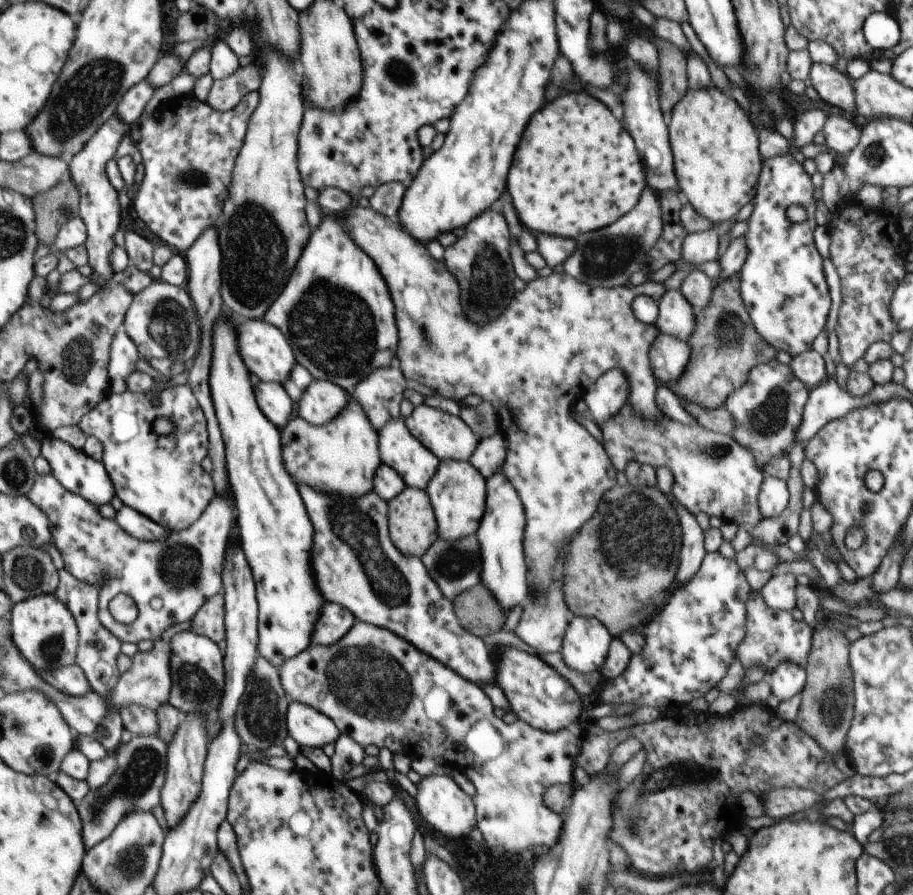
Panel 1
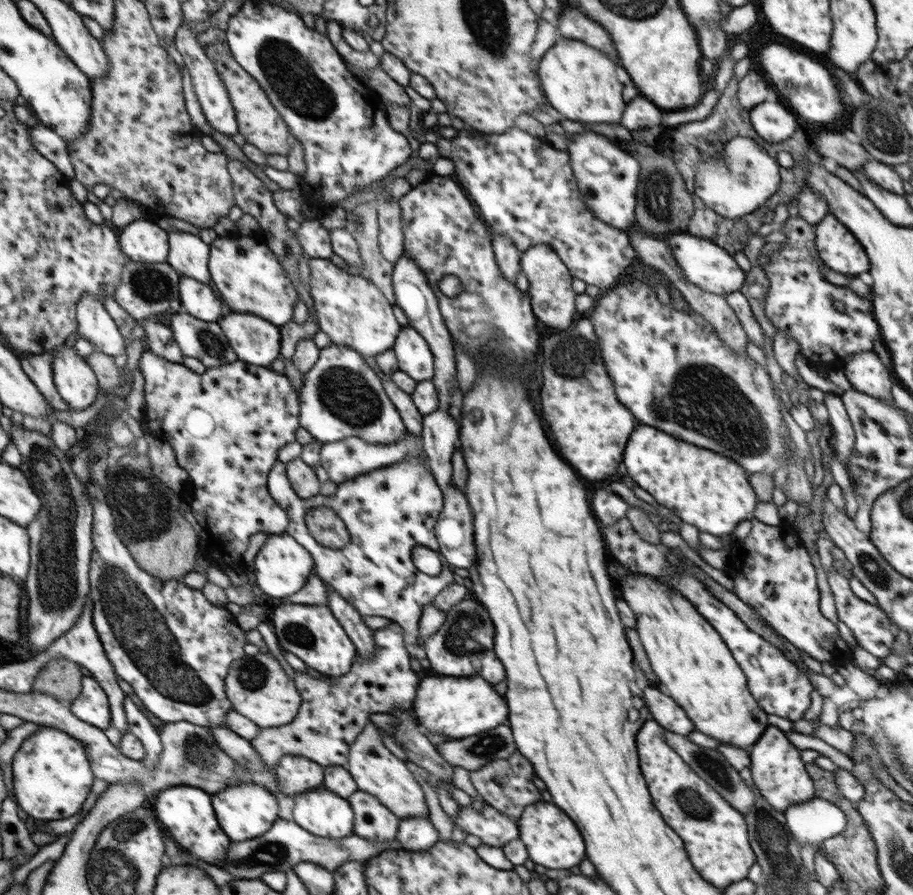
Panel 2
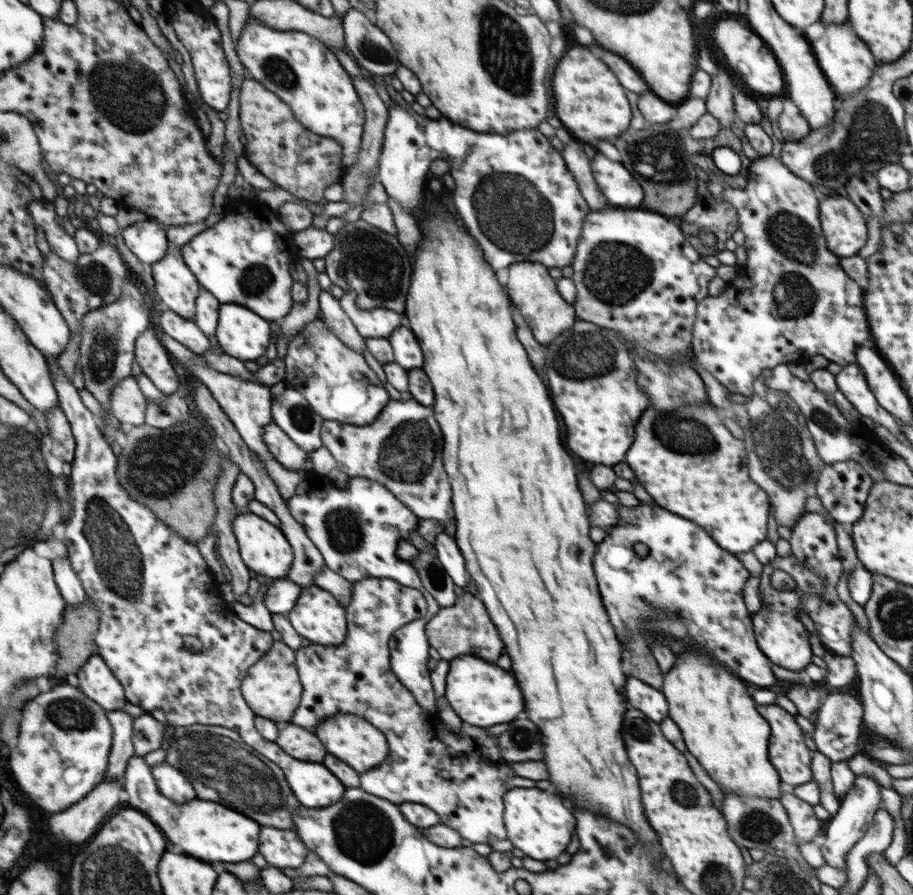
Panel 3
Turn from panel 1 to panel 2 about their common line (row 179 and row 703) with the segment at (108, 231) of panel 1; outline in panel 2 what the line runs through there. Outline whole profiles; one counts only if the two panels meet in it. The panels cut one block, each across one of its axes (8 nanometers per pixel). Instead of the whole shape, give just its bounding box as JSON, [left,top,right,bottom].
[68,674,112,730]

